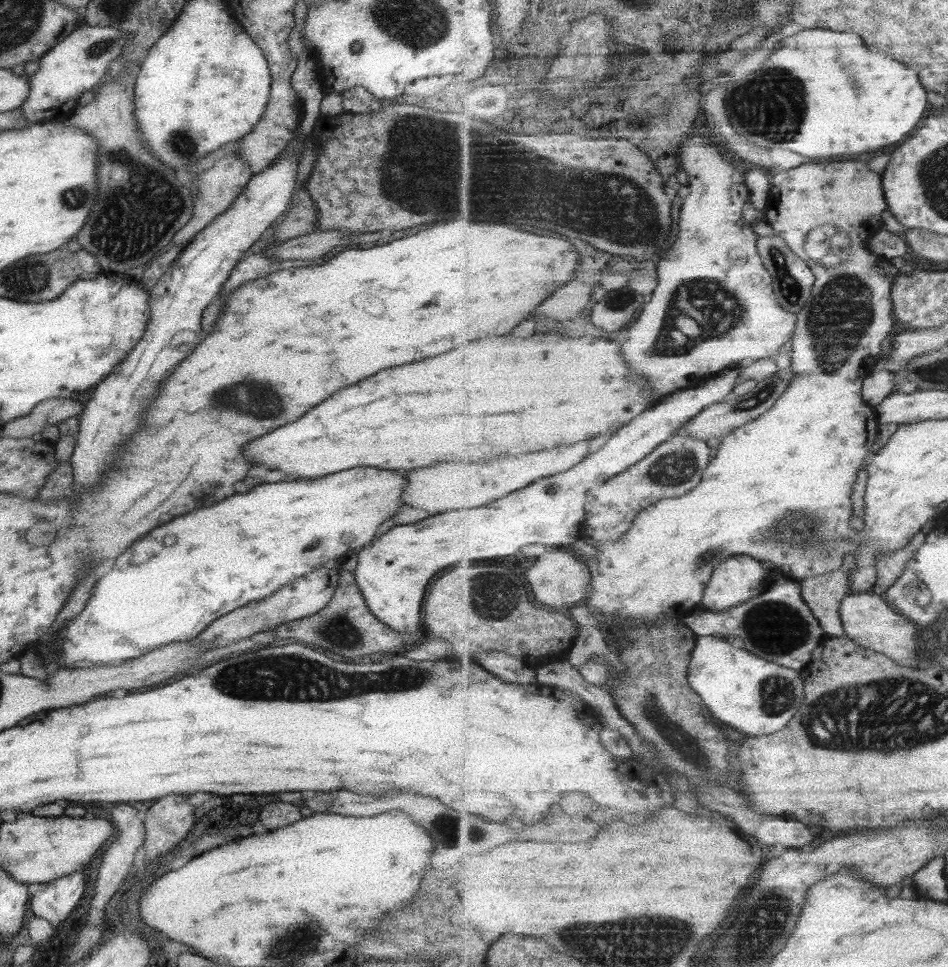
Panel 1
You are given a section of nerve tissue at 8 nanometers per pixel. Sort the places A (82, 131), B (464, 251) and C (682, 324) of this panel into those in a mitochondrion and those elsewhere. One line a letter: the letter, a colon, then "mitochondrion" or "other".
A: other
B: other
C: mitochondrion

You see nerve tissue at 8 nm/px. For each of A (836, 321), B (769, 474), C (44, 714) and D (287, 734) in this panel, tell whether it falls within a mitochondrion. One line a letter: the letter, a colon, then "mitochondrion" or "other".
A: mitochondrion
B: other
C: other
D: other

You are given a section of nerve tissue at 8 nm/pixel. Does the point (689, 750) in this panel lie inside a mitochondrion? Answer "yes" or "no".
yes

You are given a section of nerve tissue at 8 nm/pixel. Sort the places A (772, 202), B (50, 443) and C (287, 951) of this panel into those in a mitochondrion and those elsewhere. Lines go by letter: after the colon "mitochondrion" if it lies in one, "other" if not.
A: other
B: other
C: mitochondrion

